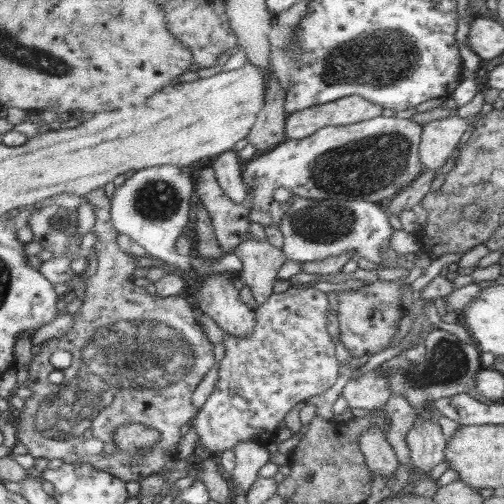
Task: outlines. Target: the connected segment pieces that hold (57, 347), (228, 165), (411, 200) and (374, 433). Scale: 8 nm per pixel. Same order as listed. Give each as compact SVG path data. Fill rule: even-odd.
M98 187L95 190L92 190L91 192L88 192L88 195L84 196L84 200L87 204L90 204L90 207L92 208L92 211L94 212L94 217L95 217L95 224L93 227L93 230L91 231L94 233L94 238L96 238L96 244L94 244L93 248L96 250L96 264L98 264L98 271L96 272L95 276L92 276L90 280L86 283L85 285L85 298L83 300L83 304L81 305L80 309L74 313L73 316L73 321L74 321L74 326L68 331L68 333L65 336L62 336L61 338L52 338L51 340L47 340L44 343L44 348L42 347L42 350L40 353L36 353L34 355L34 358L30 365L28 366L28 386L26 388L20 388L18 390L16 387L12 390L13 393L17 394L20 398L25 400L24 407L22 409L17 409L15 408L11 401L8 400L8 410L9 410L9 416L7 421L9 421L13 427L16 428L16 436L15 438L18 440L18 442L22 442L24 446L26 446L26 450L28 450L28 454L30 456L30 459L33 460L35 458L48 458L48 460L54 460L54 458L58 460L62 460L63 463L90 463L92 466L96 467L98 470L102 470L108 474L112 474L113 476L116 476L117 478L120 478L121 480L124 480L126 483L129 482L139 482L140 484L143 483L143 480L146 479L149 475L154 475L157 473L160 473L170 462L172 462L172 459L178 458L178 441L182 437L182 434L180 434L180 430L184 424L191 424L193 418L196 416L196 413L198 412L198 409L194 407L192 404L192 393L194 390L196 390L196 386L200 384L200 381L202 381L202 378L208 374L208 371L214 366L214 362L216 360L214 359L214 345L210 340L207 338L207 334L203 330L203 326L200 324L197 318L197 313L194 310L194 308L186 301L186 299L180 297L180 295L176 296L171 296L171 297L164 297L162 298L161 296L158 295L151 295L148 293L145 288L142 288L140 286L137 286L134 284L134 282L130 282L130 277L132 276L132 272L135 270L135 267L138 266L136 258L130 254L126 254L126 252L123 252L122 249L119 248L119 246L116 243L116 239L119 236L113 228L112 222L111 222L111 217L110 217L110 198L106 196L106 192L104 190L104 187ZM130 422L140 422L152 429L156 429L160 431L160 442L158 444L154 444L154 448L150 450L150 452L146 452L146 454L142 454L142 456L134 456L134 458L130 458L128 454L122 454L120 450L118 450L118 446L114 444L114 429L117 429L118 426L124 425L126 423Z
M233 150L218 154L210 161L220 188L232 202L238 205L244 204L248 196L247 188L244 187L245 179L242 179L242 164Z
M426 169L424 173L415 178L408 186L398 195L394 195L389 201L383 204L383 210L388 214L398 217L403 211L412 209L418 205L430 191L430 186L436 176L435 171Z
M372 425L370 429L362 431L358 437L358 446L365 456L366 466L372 473L391 478L398 469L399 462L395 450L386 440L386 435L380 427Z

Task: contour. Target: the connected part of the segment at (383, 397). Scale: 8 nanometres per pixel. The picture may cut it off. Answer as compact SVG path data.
M380 370L369 371L349 380L343 388L342 396L347 400L349 409L382 408L390 398L392 392L388 388L388 380Z

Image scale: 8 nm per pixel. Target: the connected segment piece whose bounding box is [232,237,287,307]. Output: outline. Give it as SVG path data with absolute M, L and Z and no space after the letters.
M250 237L234 249L234 253L243 263L243 270L238 278L250 290L260 306L273 292L278 272L286 262L282 249L272 246L268 241Z

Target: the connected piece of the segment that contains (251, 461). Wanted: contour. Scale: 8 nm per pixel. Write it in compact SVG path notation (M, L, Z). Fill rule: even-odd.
M238 442L232 448L232 452L236 457L236 462L229 476L234 479L236 486L240 488L240 492L244 492L246 497L252 484L259 480L260 468L273 456L268 453L266 446L256 443Z

